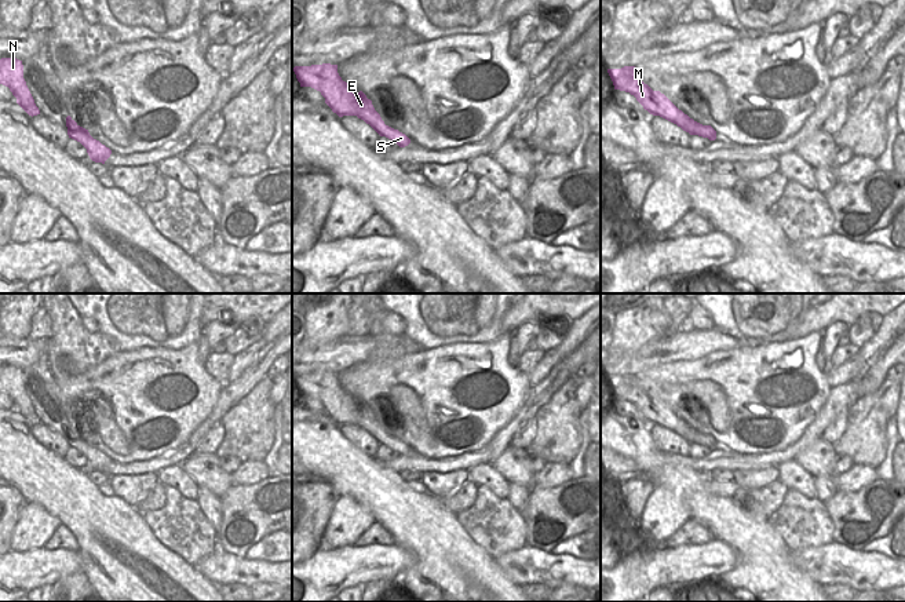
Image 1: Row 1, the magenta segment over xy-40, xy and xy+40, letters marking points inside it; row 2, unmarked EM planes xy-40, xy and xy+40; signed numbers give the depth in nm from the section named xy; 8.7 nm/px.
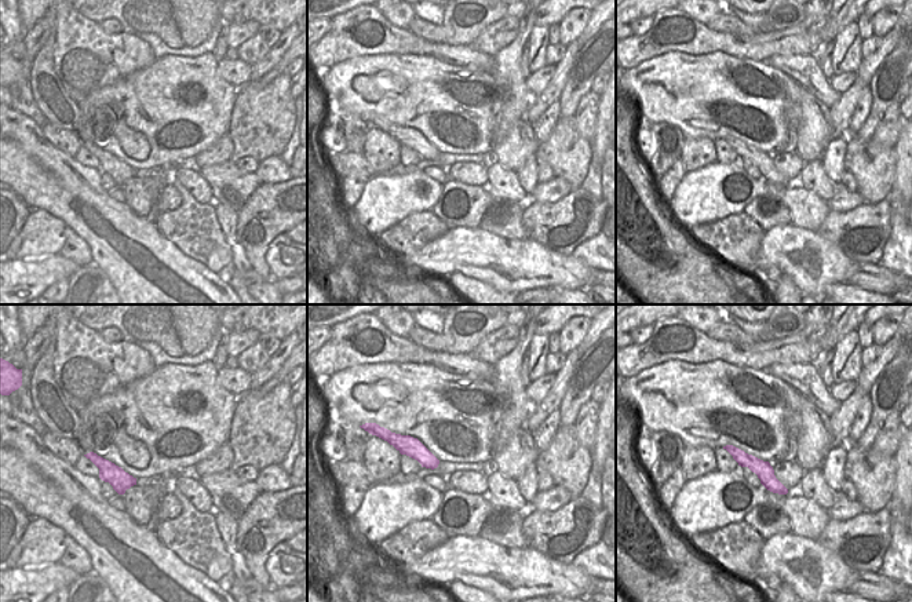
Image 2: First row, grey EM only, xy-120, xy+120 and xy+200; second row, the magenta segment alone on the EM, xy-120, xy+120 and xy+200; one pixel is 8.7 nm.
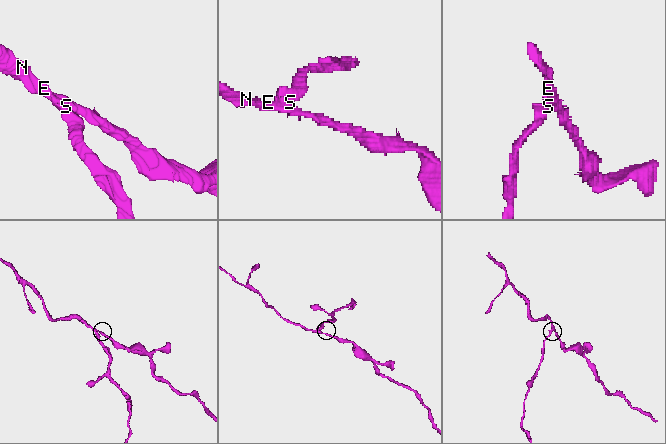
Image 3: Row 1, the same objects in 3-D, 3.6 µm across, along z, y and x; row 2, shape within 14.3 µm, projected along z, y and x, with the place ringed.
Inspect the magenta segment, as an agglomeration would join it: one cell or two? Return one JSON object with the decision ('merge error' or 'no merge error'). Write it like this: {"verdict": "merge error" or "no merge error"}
{"verdict": "merge error"}

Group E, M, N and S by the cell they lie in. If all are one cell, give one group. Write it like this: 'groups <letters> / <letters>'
groups E M N / S

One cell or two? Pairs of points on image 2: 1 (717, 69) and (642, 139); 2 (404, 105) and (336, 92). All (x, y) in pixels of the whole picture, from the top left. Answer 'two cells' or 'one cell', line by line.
1: two cells
2: one cell

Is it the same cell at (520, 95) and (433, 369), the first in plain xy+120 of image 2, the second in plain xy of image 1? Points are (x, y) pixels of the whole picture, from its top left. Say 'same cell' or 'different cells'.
same cell

